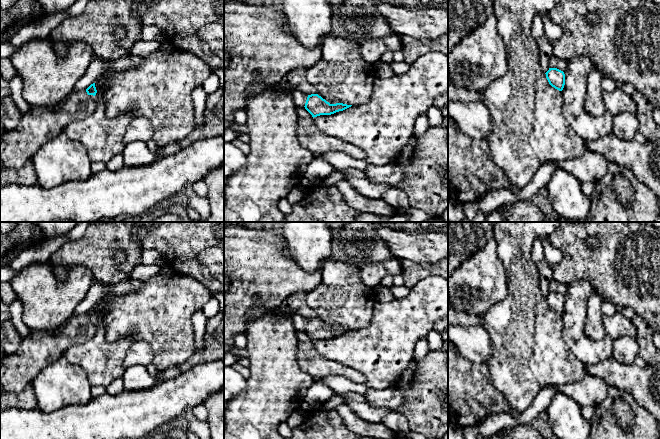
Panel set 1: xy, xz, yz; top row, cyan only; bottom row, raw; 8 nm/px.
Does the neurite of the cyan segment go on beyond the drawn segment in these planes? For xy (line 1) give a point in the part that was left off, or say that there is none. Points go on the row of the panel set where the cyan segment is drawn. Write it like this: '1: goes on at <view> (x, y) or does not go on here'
1: does not go on here

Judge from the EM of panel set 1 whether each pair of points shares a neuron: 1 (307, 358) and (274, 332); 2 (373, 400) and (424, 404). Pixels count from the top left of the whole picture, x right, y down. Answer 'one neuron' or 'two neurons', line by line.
1: two neurons
2: two neurons

